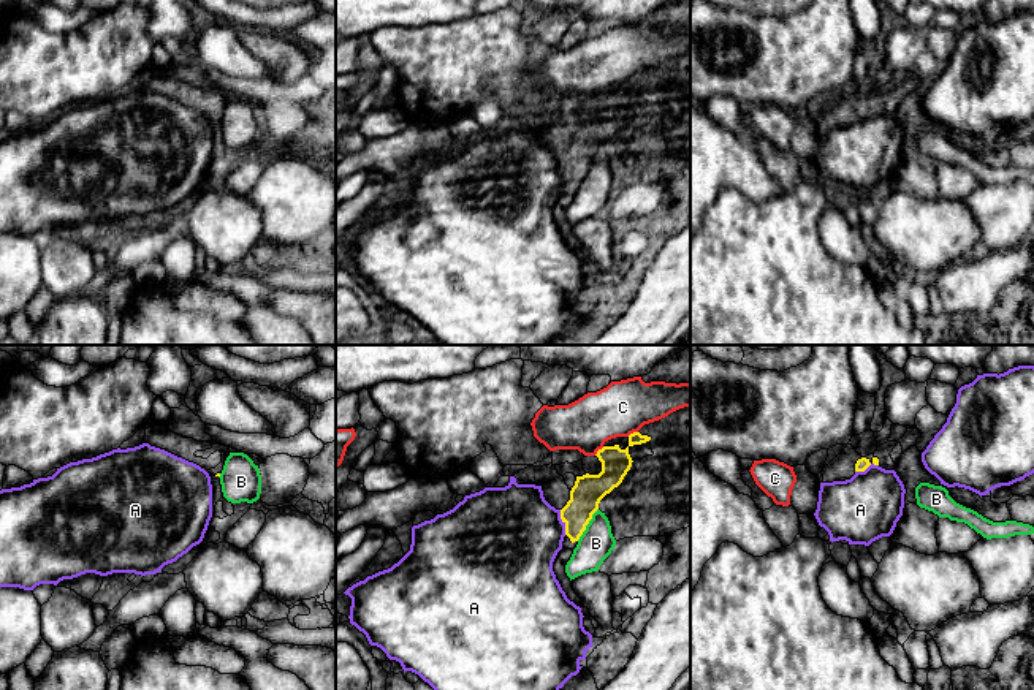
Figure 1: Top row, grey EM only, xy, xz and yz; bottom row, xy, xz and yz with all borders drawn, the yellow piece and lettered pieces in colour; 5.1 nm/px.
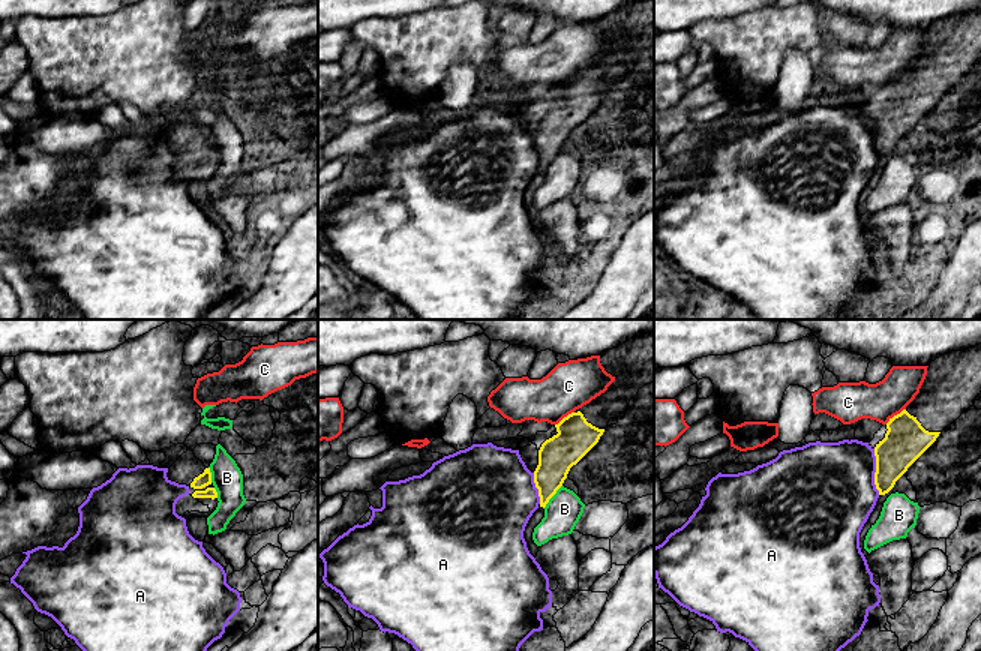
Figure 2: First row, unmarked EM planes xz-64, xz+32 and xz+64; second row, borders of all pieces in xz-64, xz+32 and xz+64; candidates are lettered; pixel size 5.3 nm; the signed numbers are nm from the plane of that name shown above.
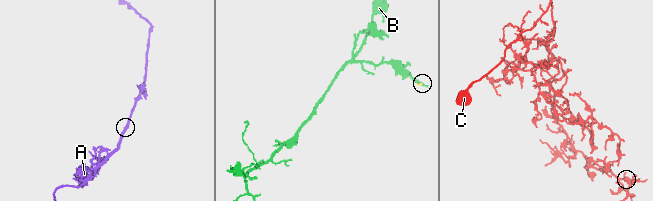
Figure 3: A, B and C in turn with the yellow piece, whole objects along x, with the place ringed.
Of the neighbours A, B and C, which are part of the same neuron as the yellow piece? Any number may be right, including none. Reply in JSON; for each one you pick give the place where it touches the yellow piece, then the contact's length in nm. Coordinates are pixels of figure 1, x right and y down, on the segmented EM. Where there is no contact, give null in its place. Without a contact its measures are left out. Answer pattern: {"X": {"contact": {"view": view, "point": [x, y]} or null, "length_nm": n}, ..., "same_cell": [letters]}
{"same_cell": []}

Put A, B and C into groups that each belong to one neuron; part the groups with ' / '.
A / B / C

